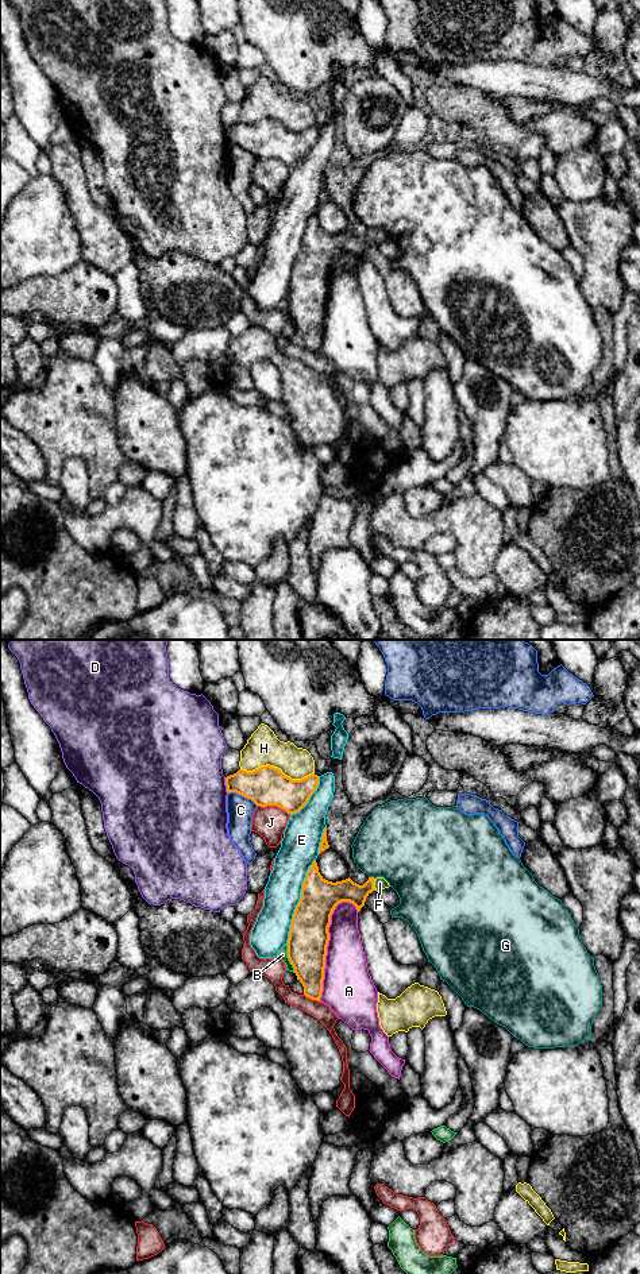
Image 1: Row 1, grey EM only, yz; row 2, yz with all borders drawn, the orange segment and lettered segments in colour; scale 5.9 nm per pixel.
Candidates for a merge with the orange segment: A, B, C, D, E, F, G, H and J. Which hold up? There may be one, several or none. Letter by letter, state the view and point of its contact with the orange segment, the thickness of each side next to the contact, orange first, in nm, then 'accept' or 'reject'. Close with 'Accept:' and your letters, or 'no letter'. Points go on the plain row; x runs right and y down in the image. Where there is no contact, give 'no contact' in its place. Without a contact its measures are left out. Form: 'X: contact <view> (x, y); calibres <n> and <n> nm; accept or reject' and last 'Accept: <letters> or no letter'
A: contact yz (326, 300); calibres 240 and 280 nm; reject
B: contact yz (288, 309); calibres 240 and 60 nm; reject
C: contact yz (243, 147); calibres 240 and 160 nm; reject
D: contact yz (226, 136); calibres 240 and 500 nm; reject
E: contact yz (300, 253); calibres 240 and 220 nm; reject
F: contact yz (373, 236); calibres 140 and 70 nm; accept
G: contact yz (371, 230); calibres 130 and 440 nm; reject
H: contact yz (277, 120); calibres 240 and 200 nm; reject
J: contact yz (274, 157); calibres 240 and 190 nm; reject
Accept: F

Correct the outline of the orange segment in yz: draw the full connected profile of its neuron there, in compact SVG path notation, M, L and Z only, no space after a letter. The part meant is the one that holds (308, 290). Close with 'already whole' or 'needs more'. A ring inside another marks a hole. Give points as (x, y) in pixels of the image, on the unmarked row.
M316 212L309 219L288 292L288 310L306 350L317 354L321 350L328 279L335 259L342 254L350 254L359 265L373 243L379 244L389 239L383 229L369 229L363 238L350 229L332 235L320 227Z | needs more

